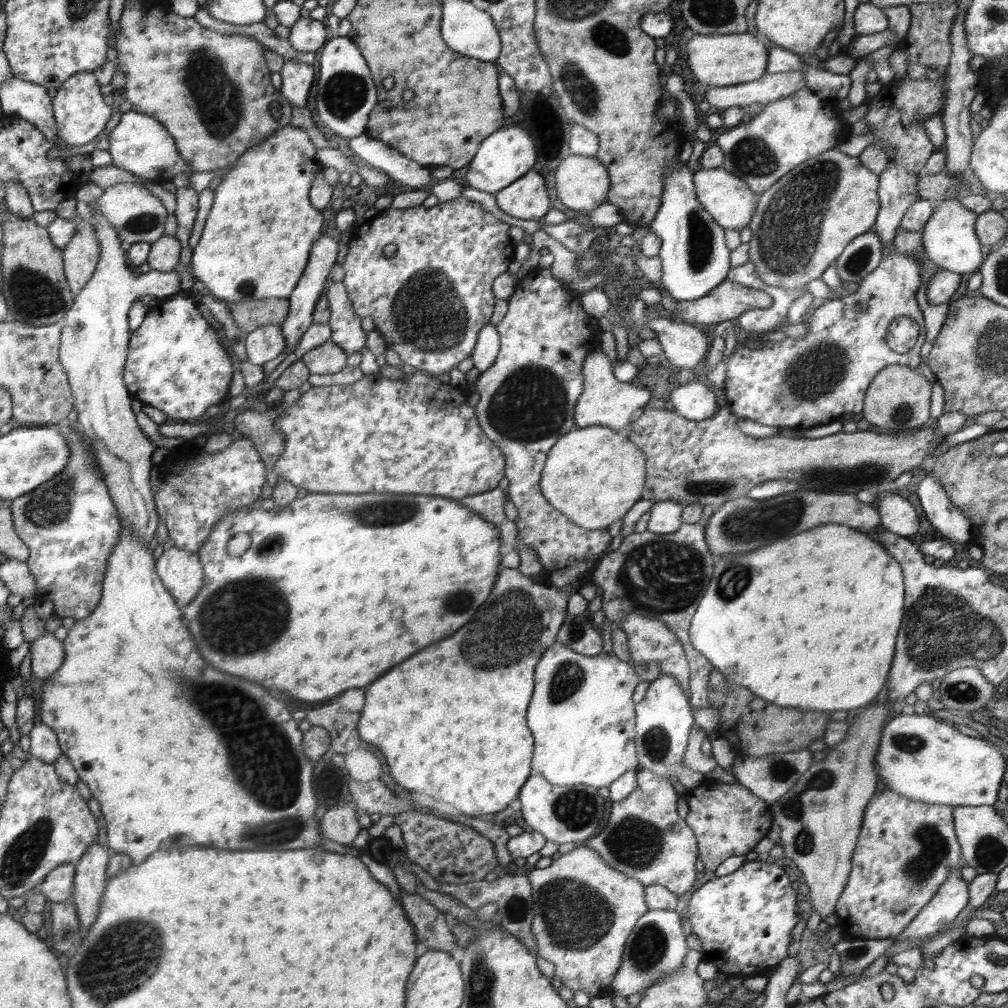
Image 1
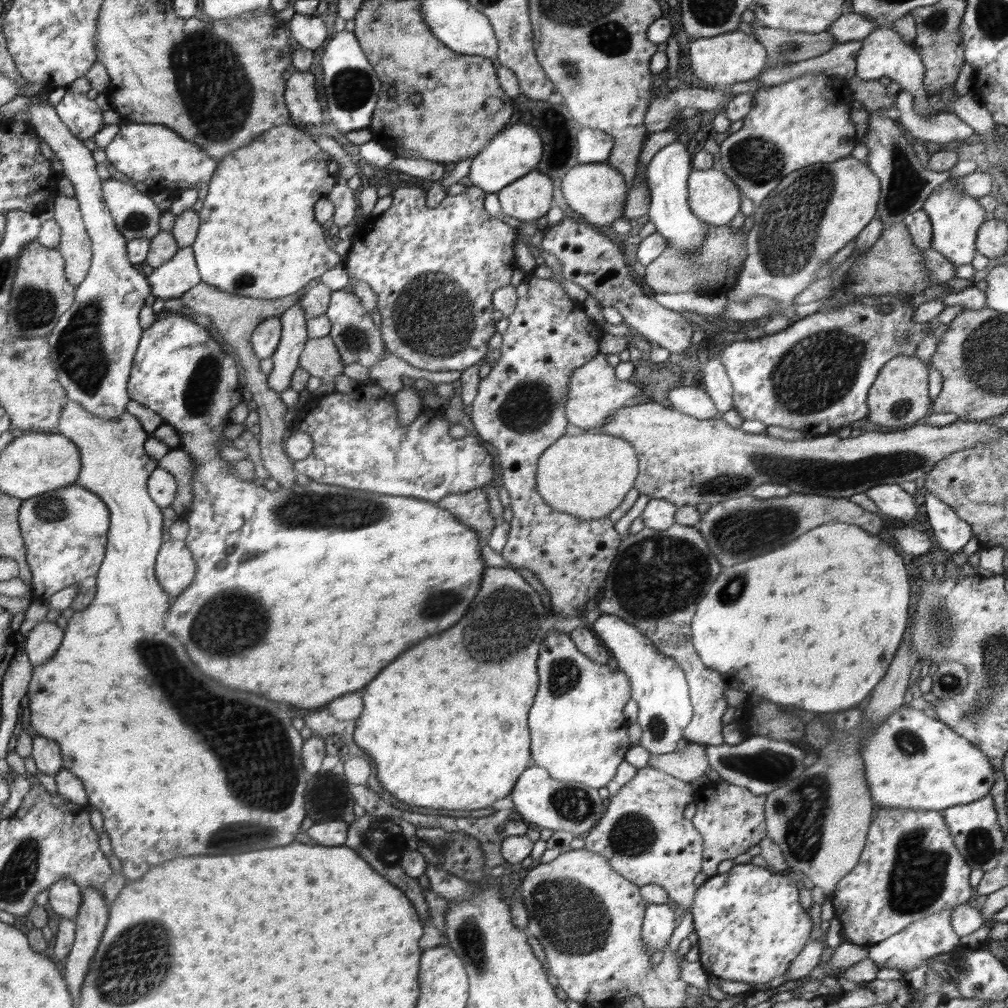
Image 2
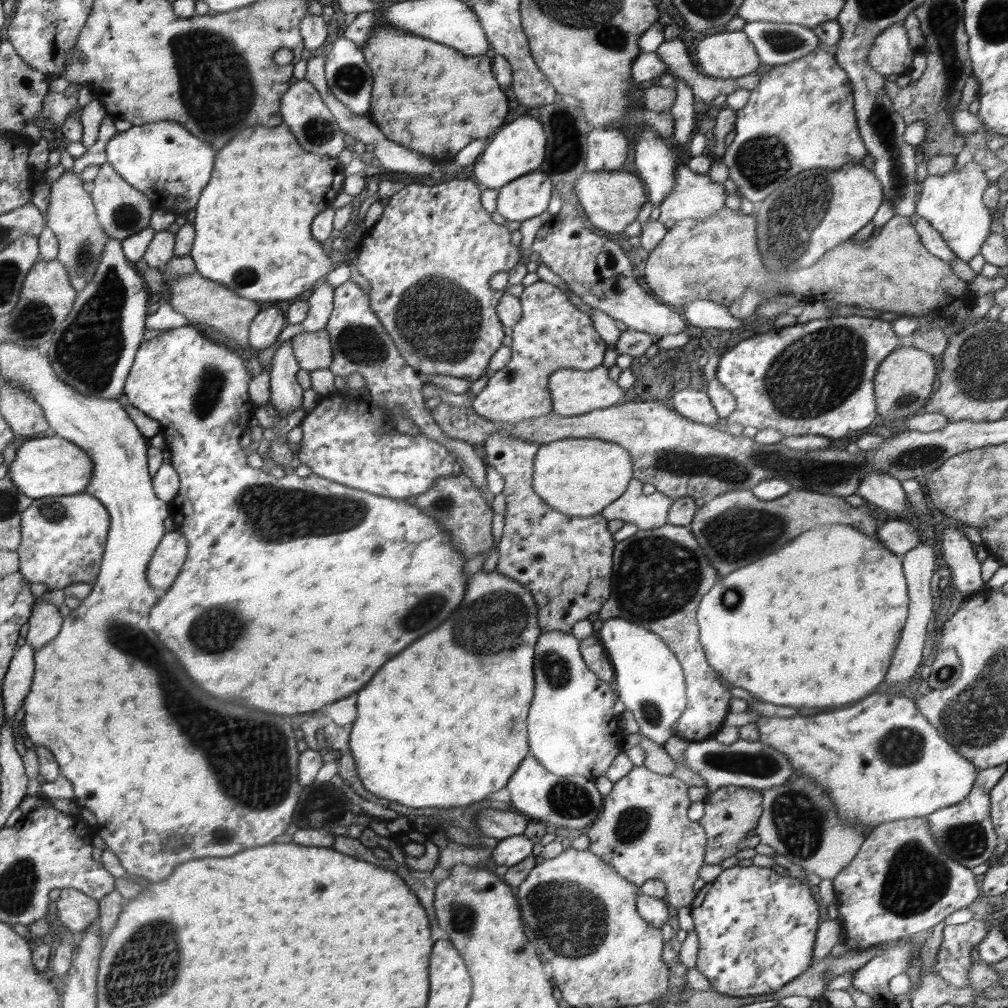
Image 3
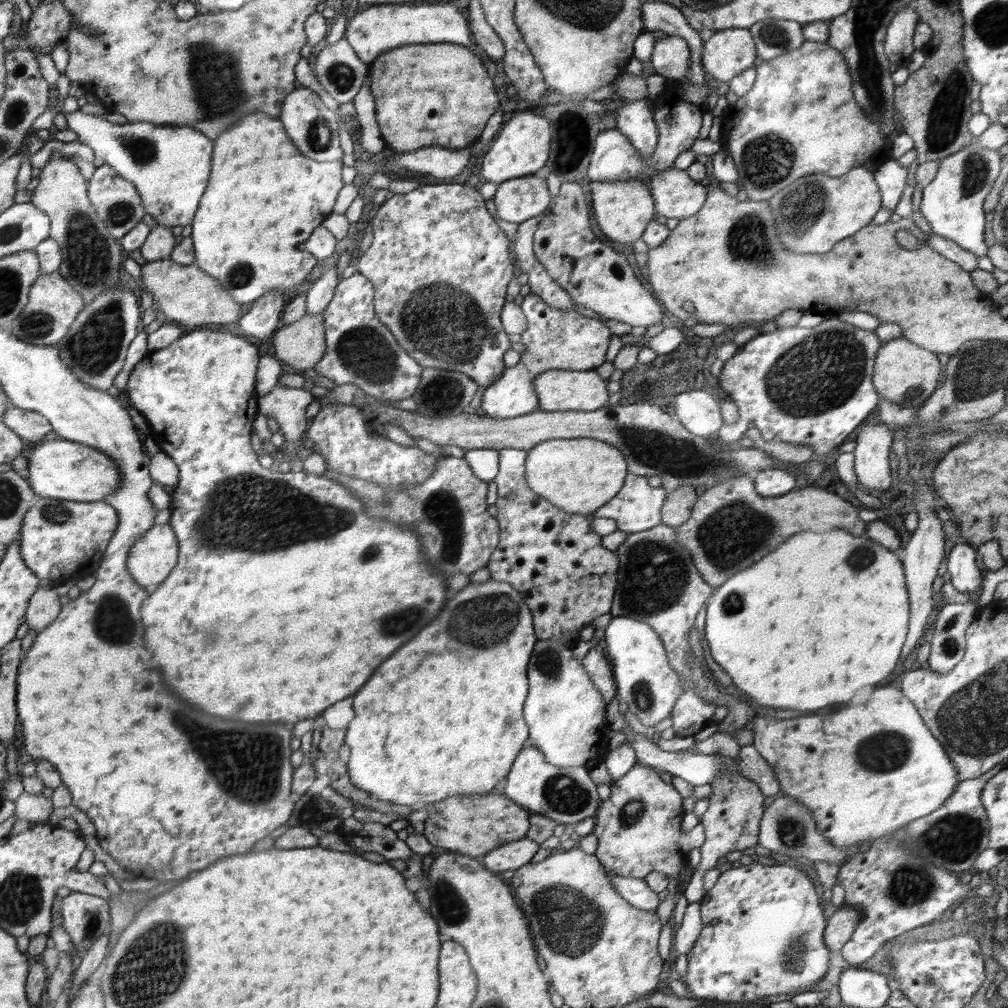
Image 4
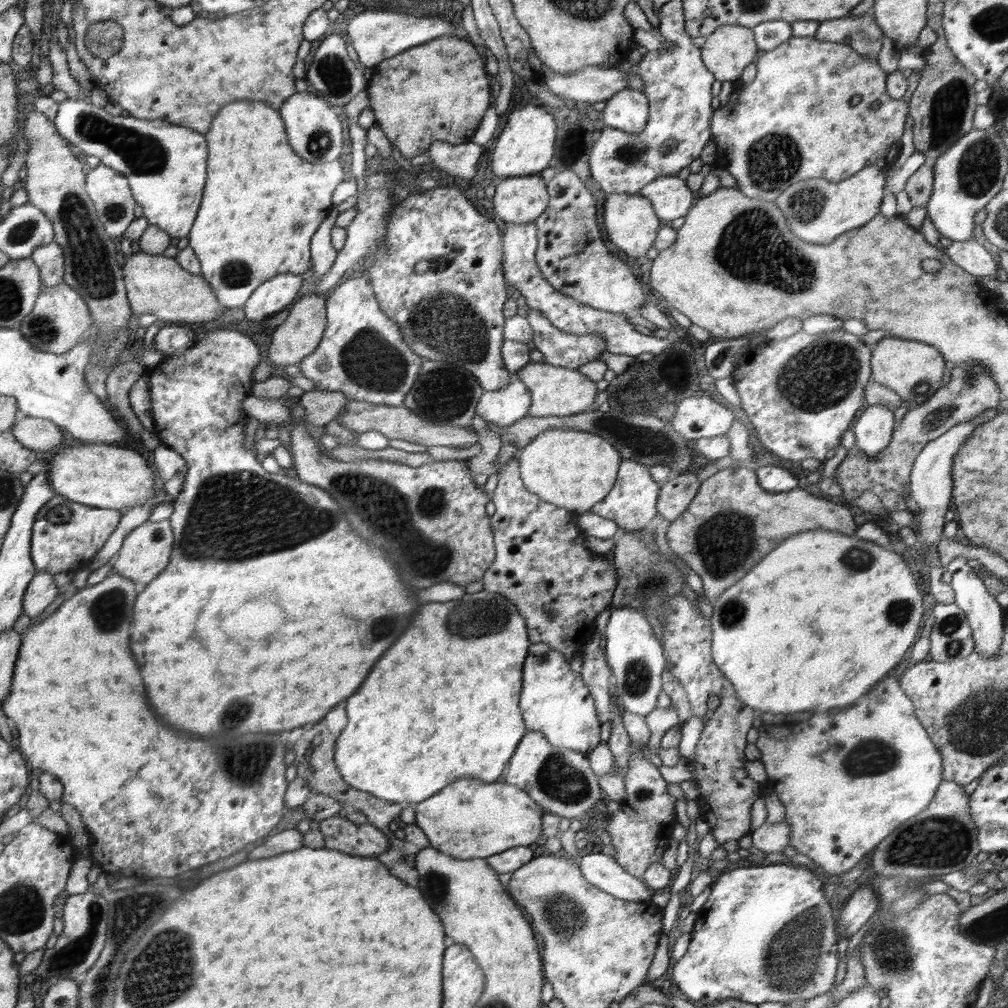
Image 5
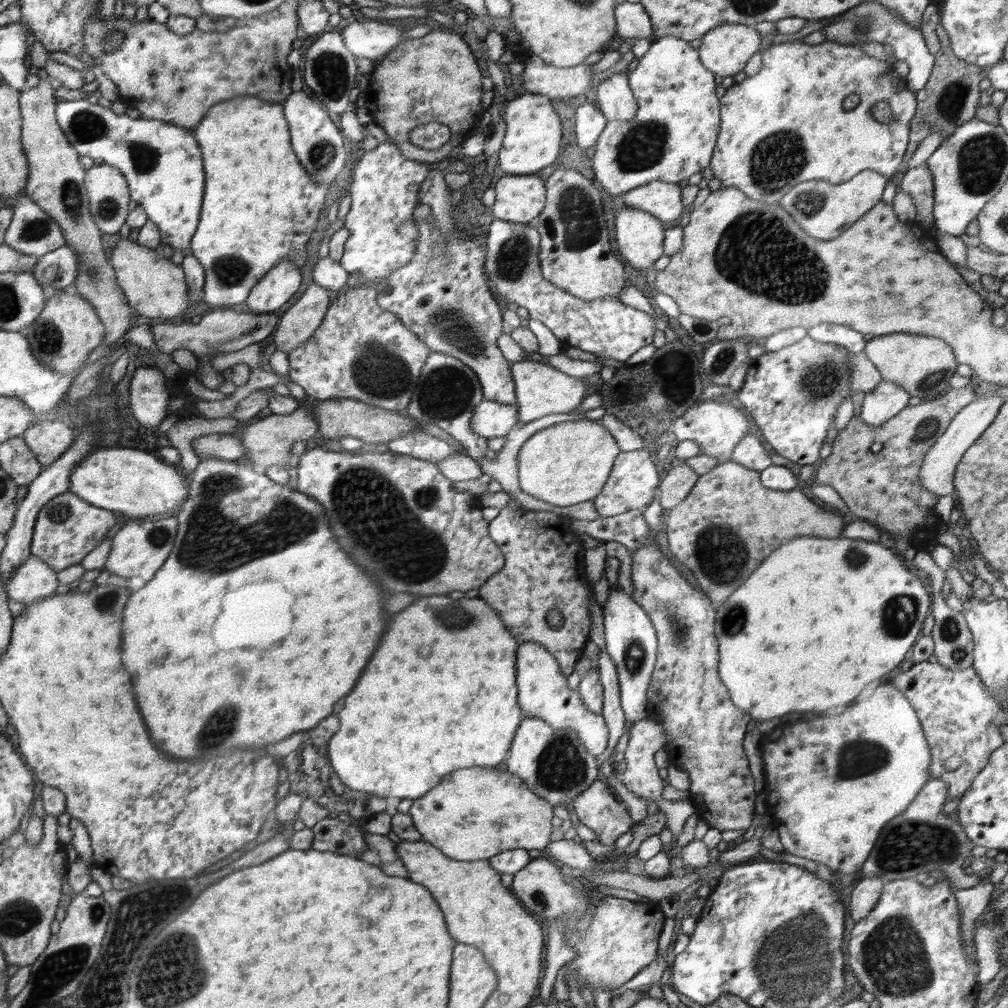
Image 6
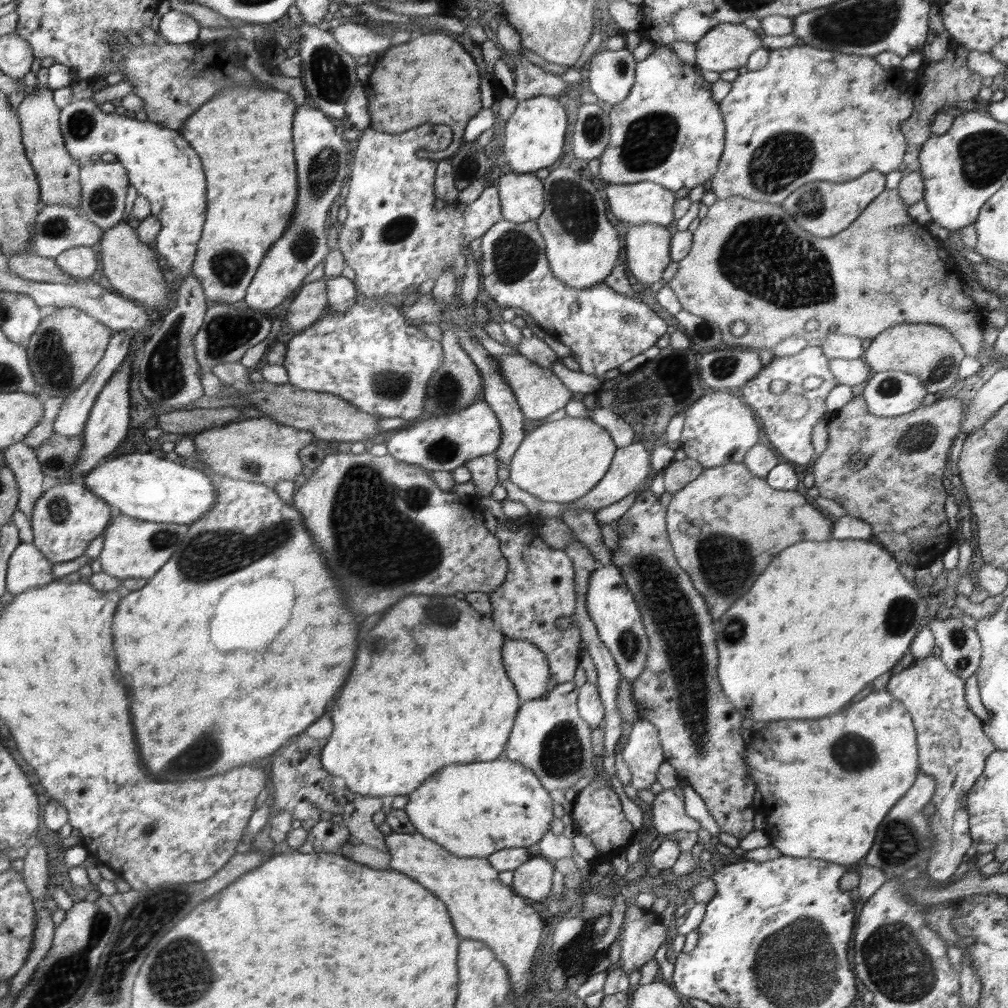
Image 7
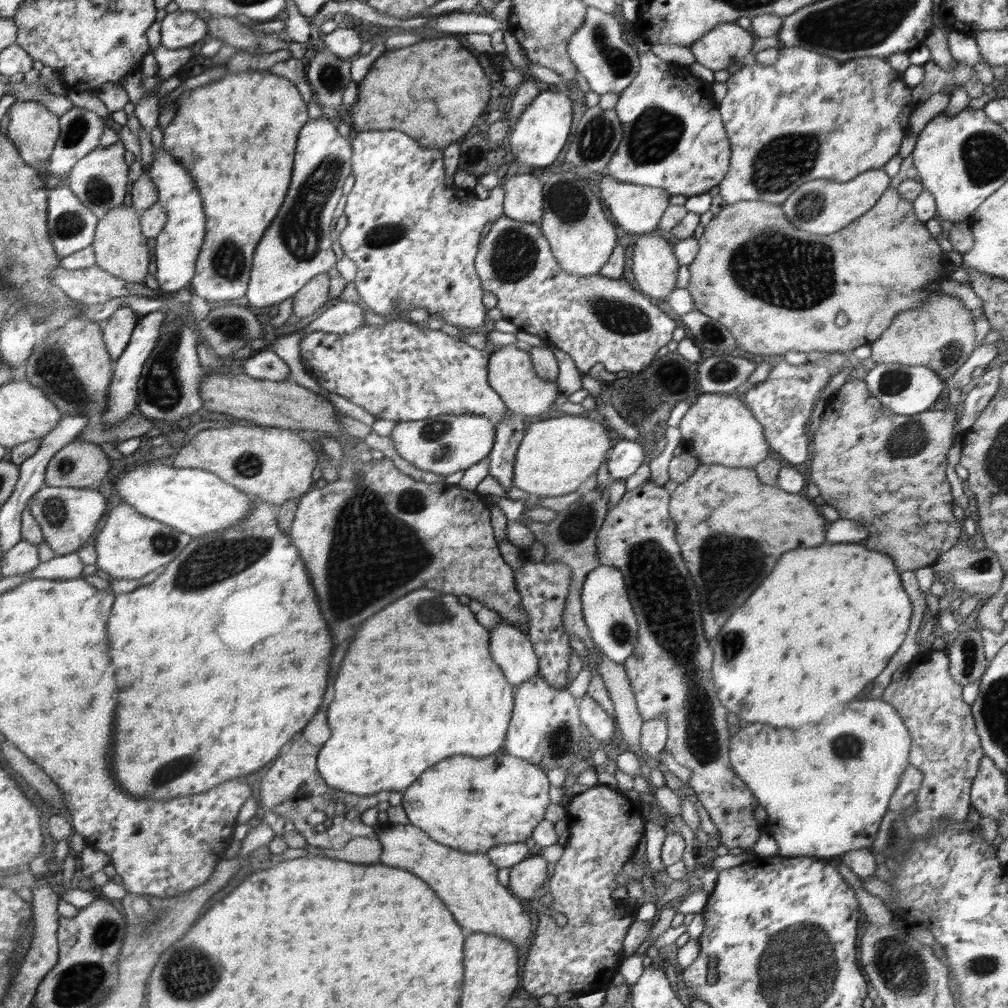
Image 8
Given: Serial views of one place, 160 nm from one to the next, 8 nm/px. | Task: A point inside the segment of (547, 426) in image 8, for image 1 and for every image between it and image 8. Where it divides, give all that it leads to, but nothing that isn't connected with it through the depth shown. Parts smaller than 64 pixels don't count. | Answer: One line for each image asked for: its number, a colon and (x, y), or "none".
1: (593, 475)
2: (588, 475)
3: (579, 477)
4: (579, 475)
5: (574, 470)
6: (567, 463)
7: (560, 461)

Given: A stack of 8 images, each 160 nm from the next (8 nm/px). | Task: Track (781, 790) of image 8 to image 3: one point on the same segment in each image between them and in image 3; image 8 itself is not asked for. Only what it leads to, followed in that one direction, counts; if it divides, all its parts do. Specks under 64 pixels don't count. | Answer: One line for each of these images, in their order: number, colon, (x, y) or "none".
3: (880, 760)
4: (863, 772)
5: (848, 779)
6: (832, 783)
7: (829, 783)

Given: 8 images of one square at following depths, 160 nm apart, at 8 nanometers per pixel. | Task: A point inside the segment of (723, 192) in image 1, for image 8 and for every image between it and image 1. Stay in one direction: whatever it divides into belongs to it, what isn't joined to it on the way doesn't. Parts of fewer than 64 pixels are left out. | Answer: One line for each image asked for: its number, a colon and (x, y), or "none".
2: (713, 197)
3: (695, 196)
4: (676, 195)
5: (670, 197)
6: (663, 200)
7: (638, 203)
8: (636, 208)

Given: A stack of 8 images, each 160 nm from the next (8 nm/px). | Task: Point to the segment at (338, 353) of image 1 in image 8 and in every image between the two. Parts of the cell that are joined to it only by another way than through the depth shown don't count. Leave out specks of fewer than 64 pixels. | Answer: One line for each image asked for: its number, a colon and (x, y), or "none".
2: (320, 357)
3: (314, 350)
4: (302, 344)
5: (301, 333)
6: (300, 322)
7: (310, 304)
8: (314, 294)

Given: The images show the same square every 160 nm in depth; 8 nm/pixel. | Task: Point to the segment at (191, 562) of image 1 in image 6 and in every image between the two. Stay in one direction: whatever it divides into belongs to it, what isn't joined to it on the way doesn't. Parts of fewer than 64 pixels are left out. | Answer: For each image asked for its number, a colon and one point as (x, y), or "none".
2: (175, 568)
3: (165, 566)
4: (153, 557)
5: (145, 552)
6: (139, 548)

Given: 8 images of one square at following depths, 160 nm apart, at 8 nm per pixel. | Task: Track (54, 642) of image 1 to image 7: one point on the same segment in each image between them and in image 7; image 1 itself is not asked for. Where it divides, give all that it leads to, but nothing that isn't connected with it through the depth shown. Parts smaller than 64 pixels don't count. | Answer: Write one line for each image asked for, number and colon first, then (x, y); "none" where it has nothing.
2: (45, 639)
3: (45, 622)
4: (44, 607)
5: (41, 596)
6: (35, 580)
7: (27, 567)

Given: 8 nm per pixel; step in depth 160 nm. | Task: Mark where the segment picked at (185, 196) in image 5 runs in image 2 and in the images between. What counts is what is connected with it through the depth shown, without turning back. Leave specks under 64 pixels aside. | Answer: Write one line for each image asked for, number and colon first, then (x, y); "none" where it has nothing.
2: (153, 154)
3: (163, 160)
4: (170, 165)

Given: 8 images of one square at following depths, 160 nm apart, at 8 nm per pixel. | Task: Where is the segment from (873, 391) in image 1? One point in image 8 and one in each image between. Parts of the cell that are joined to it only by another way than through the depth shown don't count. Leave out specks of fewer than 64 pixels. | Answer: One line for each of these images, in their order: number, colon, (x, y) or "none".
2: (899, 397)
3: (903, 381)
4: (904, 373)
5: (912, 369)
6: (923, 365)
7: (932, 353)
8: (939, 334)

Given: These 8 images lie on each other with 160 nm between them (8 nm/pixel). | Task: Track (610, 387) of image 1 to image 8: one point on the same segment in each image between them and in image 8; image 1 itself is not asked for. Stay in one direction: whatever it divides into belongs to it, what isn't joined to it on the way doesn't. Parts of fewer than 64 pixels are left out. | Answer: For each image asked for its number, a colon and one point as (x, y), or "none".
2: (594, 394)
3: (573, 392)
4: (558, 390)
5: (556, 391)
6: (541, 390)
7: (539, 392)
8: (510, 373)

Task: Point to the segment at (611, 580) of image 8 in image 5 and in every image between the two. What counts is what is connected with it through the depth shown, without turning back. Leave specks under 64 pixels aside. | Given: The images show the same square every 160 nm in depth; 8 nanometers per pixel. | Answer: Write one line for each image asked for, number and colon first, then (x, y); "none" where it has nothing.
5: (635, 656)
6: (630, 638)
7: (611, 606)

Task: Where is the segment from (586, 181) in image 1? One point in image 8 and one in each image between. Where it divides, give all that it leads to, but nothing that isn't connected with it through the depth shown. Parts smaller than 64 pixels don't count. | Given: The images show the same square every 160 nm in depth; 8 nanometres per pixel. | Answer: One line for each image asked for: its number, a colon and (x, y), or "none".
2: (596, 191)
3: (612, 199)
4: (624, 209)
5: (630, 219)
6: (640, 236)
7: (648, 245)
8: (655, 268)

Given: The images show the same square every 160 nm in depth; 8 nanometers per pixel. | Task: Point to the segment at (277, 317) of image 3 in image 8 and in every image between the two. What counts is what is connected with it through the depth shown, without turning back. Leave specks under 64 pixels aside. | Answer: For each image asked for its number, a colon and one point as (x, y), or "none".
4: (261, 321)
5: (270, 297)
6: (279, 285)
7: (323, 161)
8: (297, 249)

